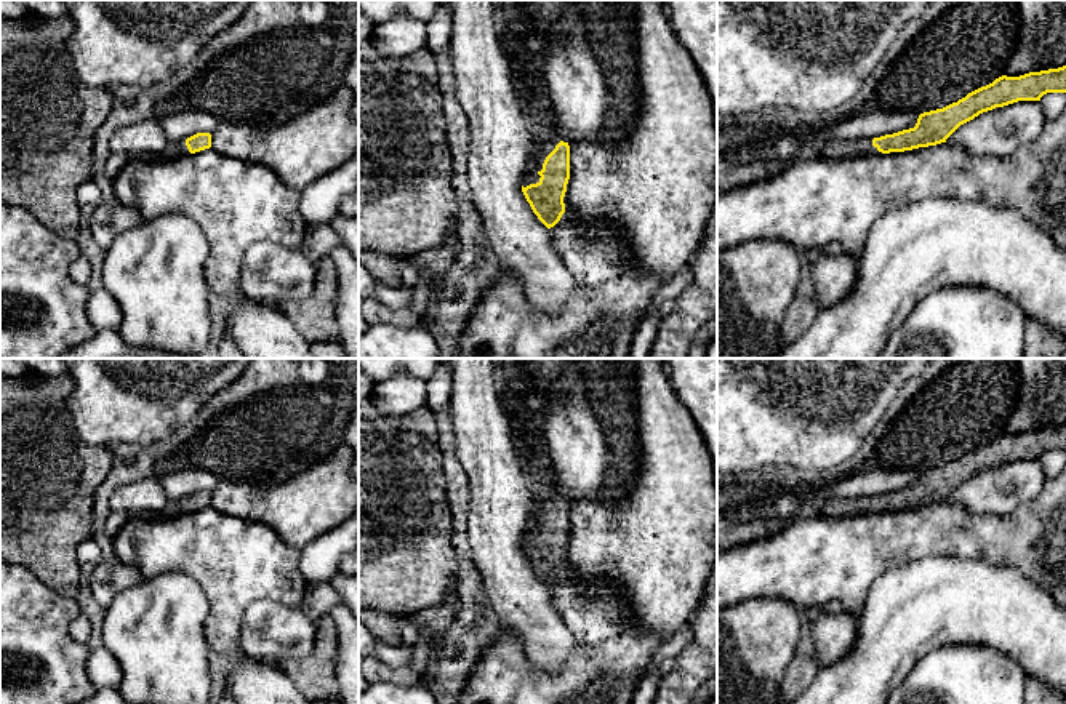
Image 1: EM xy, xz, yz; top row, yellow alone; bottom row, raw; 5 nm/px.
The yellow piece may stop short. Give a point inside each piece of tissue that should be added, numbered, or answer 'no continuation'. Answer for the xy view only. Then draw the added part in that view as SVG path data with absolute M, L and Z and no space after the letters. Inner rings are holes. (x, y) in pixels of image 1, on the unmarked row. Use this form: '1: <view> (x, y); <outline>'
1: xy (173, 508); M181 498L178 501L168 501L166 506L162 509L160 515L162 518L168 518L168 517L178 517L182 514L189 514L189 507L186 504L186 498Z

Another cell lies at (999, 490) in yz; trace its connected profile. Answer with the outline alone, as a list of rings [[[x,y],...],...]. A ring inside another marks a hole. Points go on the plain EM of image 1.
[[[1018,459],[980,472],[960,483],[946,501],[970,514],[1008,515],[1020,504],[1037,498],[1045,480],[1039,459]]]

